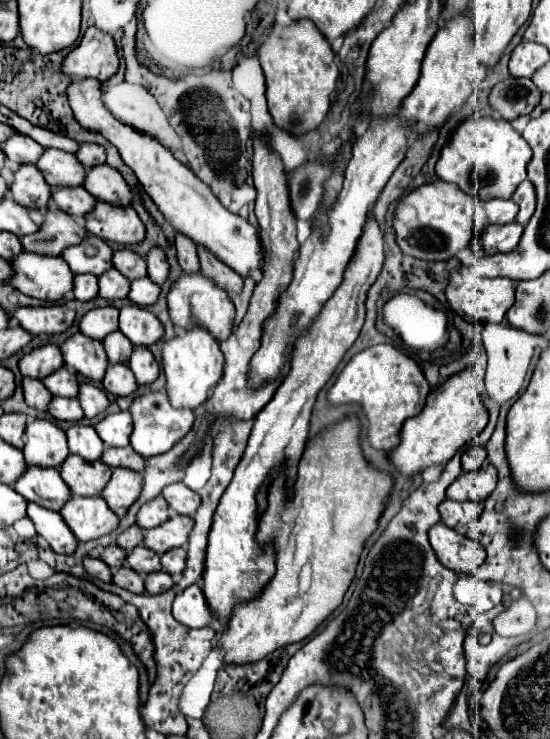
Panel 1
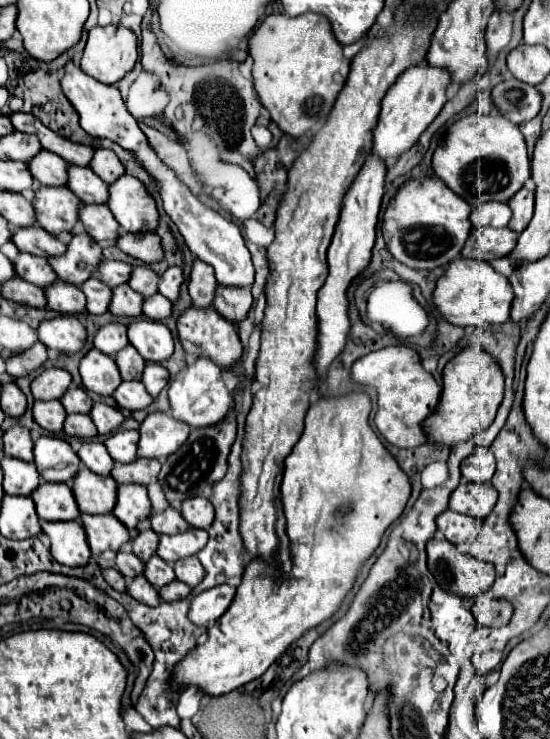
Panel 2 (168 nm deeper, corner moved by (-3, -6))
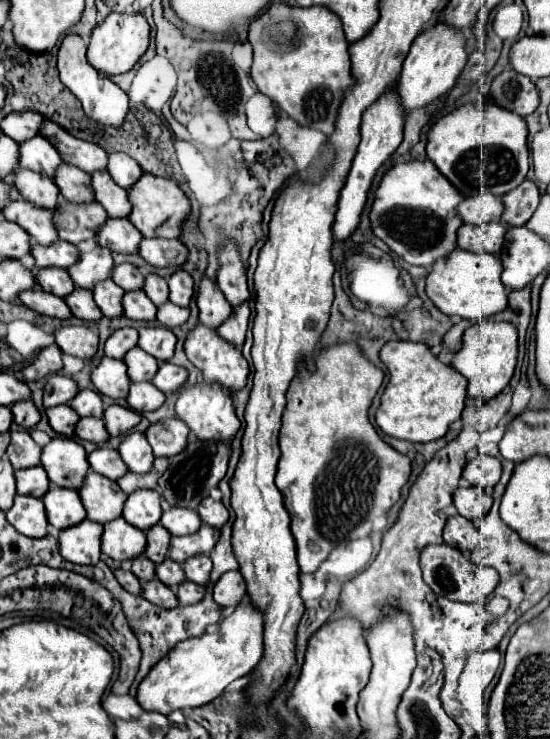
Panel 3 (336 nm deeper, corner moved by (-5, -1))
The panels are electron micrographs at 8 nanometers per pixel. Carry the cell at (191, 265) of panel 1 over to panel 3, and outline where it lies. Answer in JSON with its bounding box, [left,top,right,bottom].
[197,275,231,329]

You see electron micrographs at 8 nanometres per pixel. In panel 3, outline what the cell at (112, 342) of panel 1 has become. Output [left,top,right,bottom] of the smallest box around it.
[123,347,159,381]

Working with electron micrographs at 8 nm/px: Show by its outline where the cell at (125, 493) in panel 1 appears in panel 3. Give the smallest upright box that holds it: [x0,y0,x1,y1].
[123,489,161,531]

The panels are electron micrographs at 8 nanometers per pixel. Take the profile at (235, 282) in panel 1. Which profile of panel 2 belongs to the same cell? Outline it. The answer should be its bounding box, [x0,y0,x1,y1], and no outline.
[213,288,251,322]

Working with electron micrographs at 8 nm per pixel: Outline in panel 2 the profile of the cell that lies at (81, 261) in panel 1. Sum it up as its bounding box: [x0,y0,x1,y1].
[95,260,133,288]

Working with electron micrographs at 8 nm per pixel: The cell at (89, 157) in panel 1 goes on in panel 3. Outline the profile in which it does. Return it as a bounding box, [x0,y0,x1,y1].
[107,153,143,189]

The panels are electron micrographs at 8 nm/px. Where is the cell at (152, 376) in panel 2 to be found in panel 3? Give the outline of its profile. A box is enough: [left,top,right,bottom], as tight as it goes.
[153,363,187,393]

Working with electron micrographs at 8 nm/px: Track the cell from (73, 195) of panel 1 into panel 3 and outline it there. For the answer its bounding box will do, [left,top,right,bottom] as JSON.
[97,217,143,253]

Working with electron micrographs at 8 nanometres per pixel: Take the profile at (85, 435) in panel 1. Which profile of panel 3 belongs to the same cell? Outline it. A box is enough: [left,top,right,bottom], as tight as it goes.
[87,447,127,481]

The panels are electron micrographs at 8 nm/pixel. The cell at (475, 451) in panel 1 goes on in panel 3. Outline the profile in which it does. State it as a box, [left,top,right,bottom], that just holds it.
[463,453,501,489]

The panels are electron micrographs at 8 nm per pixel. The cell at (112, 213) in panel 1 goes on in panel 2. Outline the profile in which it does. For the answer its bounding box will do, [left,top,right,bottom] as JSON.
[117,232,163,264]

